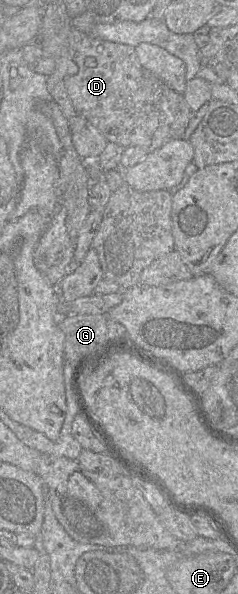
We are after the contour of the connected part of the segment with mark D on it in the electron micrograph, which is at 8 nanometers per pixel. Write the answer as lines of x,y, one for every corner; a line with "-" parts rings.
72,27
69,33
69,53
78,71
72,76
65,77
64,86
67,94
77,114
96,127
108,142
124,148
138,146
152,152
171,140
183,137
193,112
183,94
169,88
141,66
135,47
102,40

